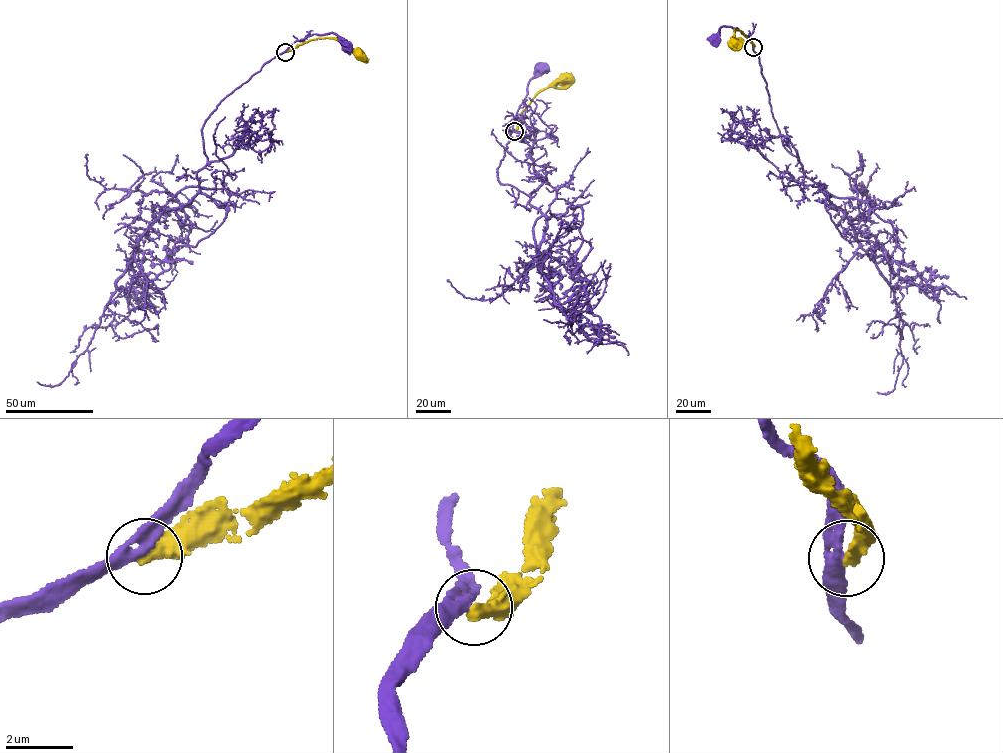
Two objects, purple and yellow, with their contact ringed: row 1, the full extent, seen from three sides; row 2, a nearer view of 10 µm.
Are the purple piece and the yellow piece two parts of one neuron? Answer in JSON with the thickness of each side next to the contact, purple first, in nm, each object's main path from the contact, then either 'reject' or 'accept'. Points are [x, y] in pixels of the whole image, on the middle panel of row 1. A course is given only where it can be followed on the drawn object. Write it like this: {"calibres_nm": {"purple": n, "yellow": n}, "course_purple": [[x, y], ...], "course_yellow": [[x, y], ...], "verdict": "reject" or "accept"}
{"calibres_nm": {"purple": 320, "yellow": 440}, "course_purple": [[514, 131], [512, 126], [526, 95], [528, 82], [541, 69]], "course_yellow": [[514, 131], [520, 115], [534, 96], [563, 79]], "verdict": "reject"}

